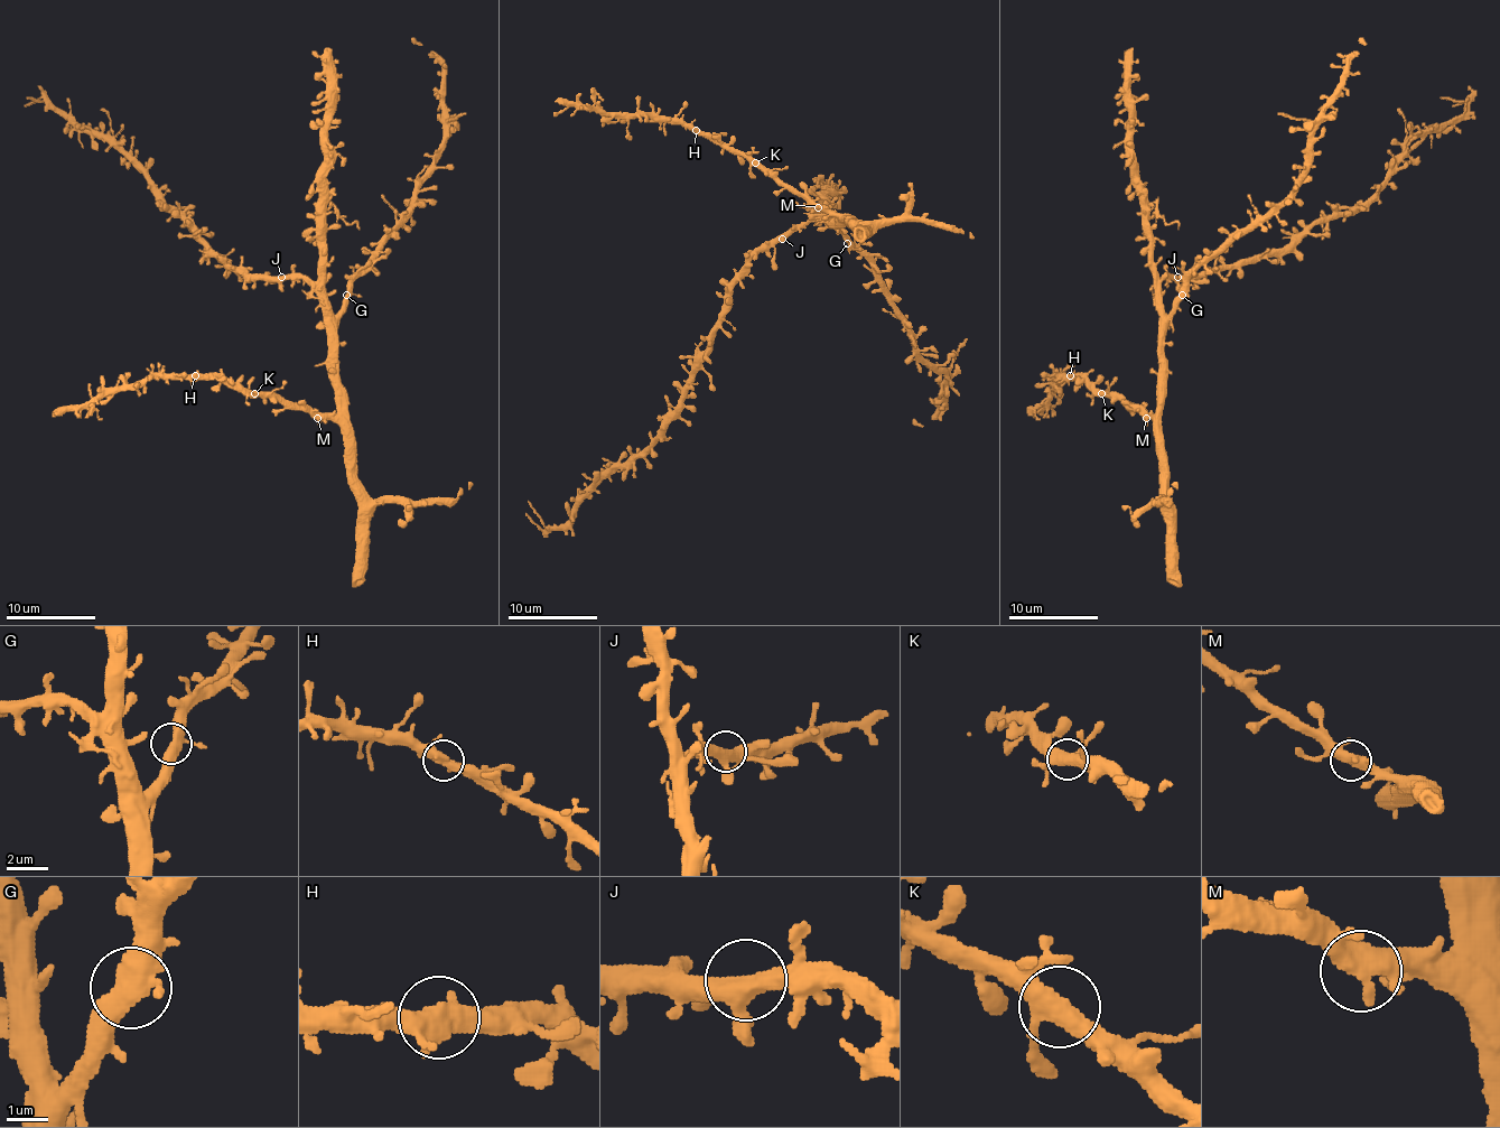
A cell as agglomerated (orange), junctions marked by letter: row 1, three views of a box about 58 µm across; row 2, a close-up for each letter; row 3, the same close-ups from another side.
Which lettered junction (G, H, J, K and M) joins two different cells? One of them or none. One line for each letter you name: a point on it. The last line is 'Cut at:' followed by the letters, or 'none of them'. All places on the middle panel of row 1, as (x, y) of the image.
Cut at: none of them

